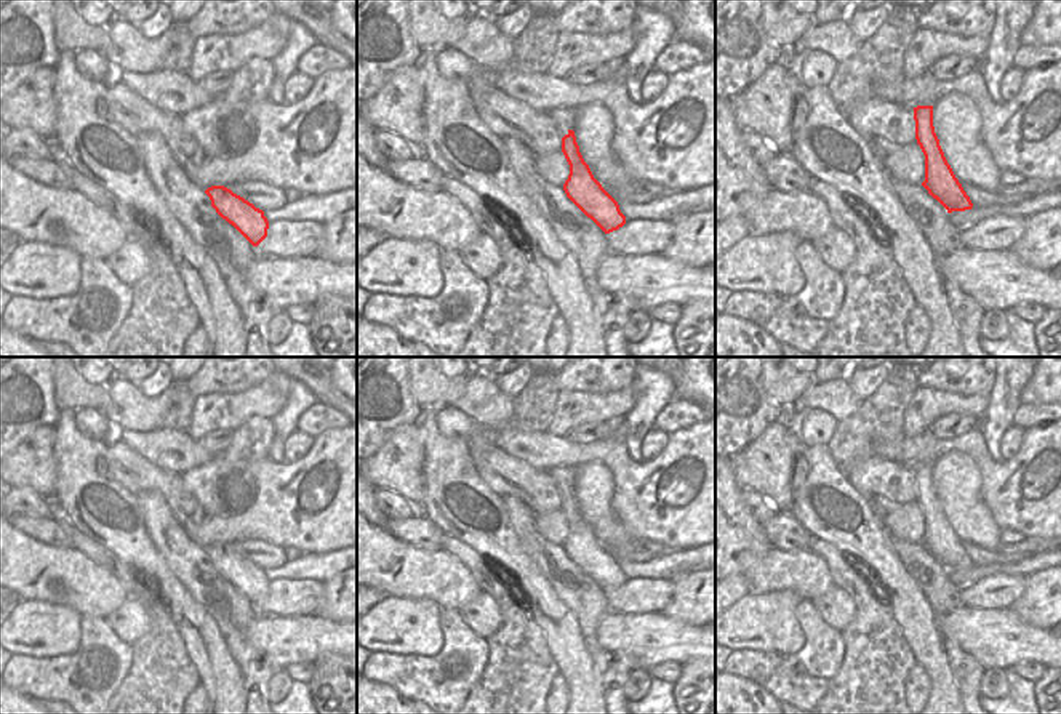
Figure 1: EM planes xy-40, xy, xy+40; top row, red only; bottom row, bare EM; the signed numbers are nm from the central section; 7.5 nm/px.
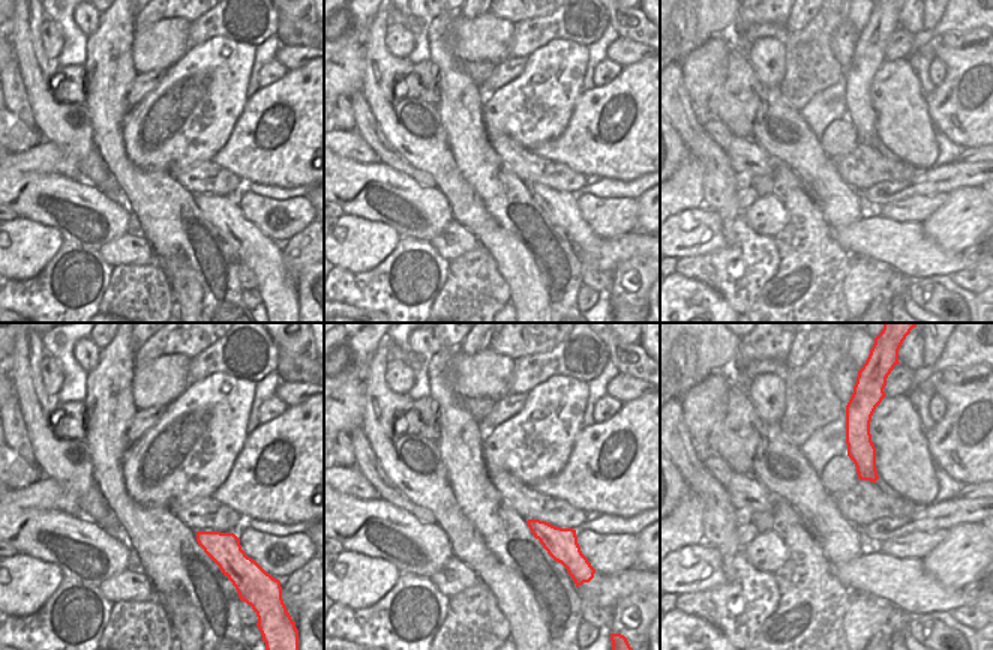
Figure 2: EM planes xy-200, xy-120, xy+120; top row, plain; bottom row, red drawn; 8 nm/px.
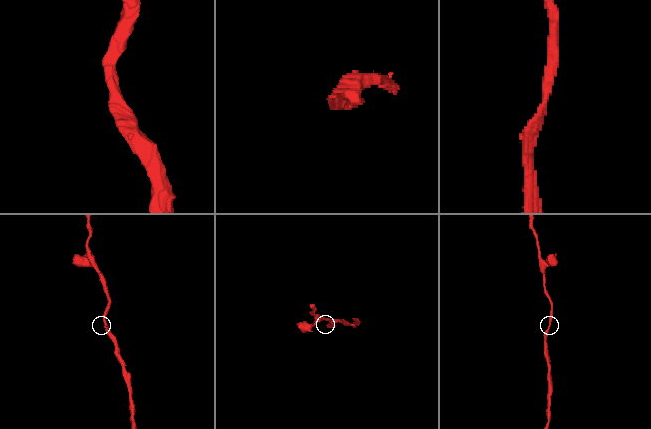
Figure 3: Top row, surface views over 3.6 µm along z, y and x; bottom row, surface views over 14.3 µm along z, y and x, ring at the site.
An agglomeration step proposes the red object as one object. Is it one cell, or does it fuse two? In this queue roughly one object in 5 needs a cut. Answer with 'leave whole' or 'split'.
leave whole

